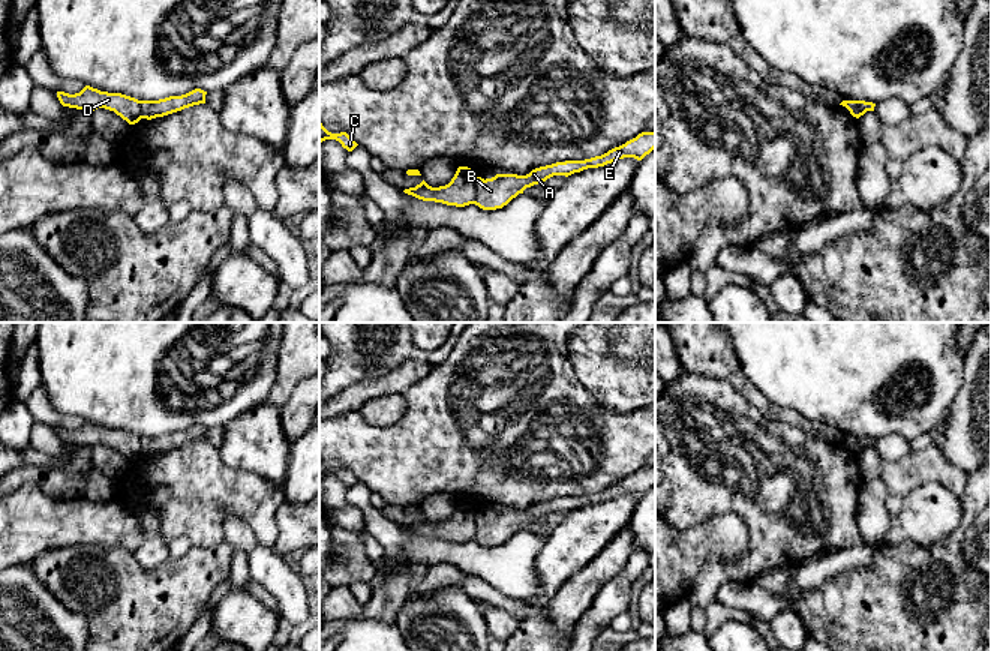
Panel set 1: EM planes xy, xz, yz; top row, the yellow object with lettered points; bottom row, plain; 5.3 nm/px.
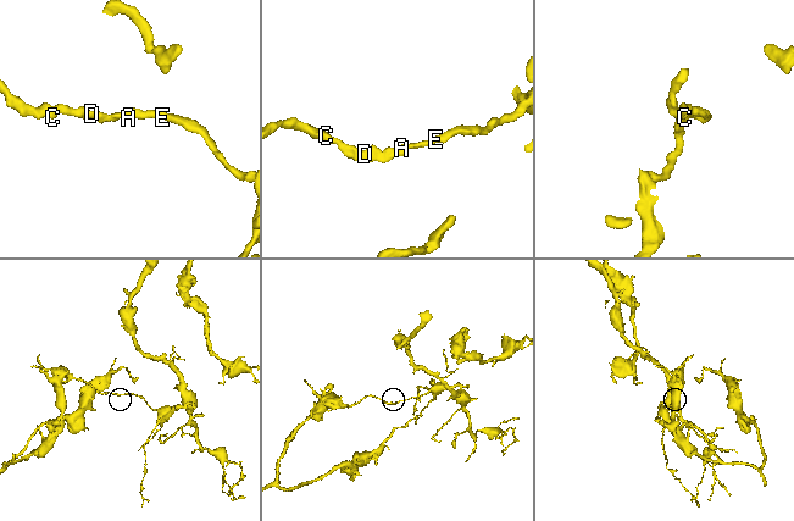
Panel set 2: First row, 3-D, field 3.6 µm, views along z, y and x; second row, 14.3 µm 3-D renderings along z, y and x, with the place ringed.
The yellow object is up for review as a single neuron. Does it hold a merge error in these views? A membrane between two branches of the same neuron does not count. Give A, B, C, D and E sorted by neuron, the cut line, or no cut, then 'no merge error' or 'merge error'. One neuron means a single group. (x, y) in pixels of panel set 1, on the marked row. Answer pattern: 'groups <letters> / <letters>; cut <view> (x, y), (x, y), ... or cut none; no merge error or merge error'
groups A B E / C D; cut xz (477, 177), (474, 203); merge error

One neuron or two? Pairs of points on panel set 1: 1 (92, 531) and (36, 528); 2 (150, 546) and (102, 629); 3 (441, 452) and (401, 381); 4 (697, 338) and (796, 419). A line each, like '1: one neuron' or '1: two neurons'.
1: one neuron
2: two neurons
3: two neurons
4: one neuron

